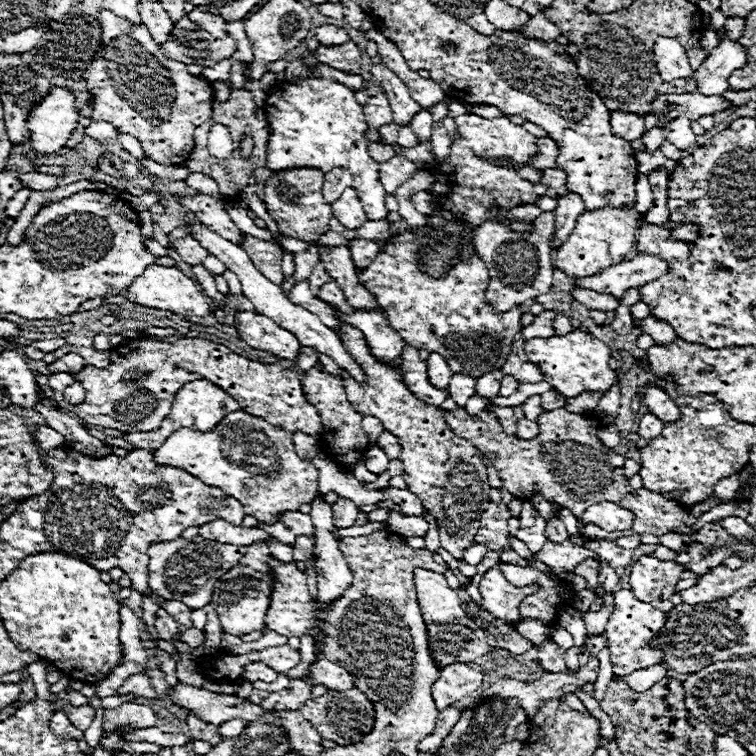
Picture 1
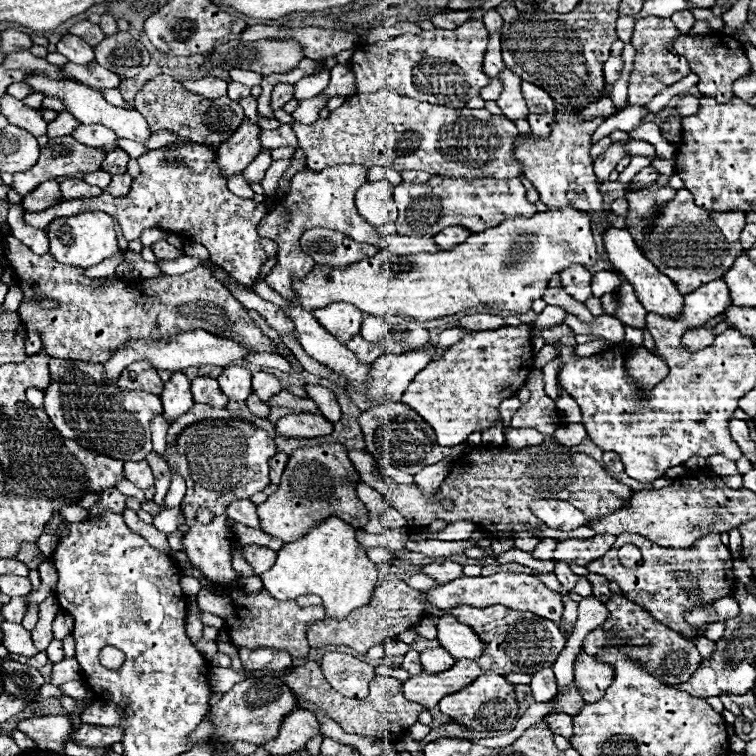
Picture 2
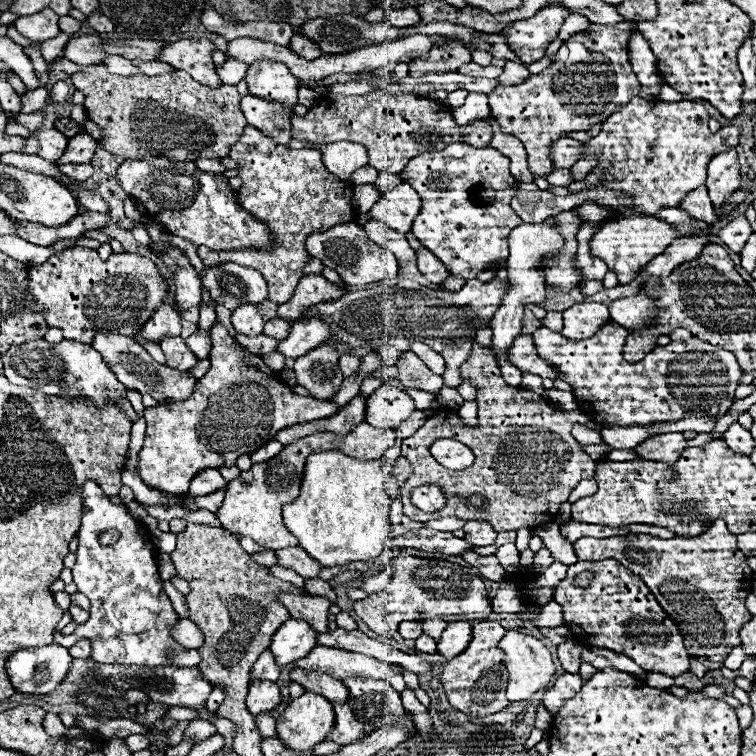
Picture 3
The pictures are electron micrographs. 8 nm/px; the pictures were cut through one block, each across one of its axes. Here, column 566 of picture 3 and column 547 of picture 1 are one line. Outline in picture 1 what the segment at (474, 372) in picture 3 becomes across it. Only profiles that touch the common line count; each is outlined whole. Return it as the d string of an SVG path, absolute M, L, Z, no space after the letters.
M458 408L458 410L444 412L444 418L448 420L448 426L452 428L452 432L456 432L456 436L470 440L472 446L476 446L486 458L490 458L492 466L498 470L500 480L504 482L504 488L516 498L528 500L532 496L532 488L536 486L546 500L550 498L556 500L560 506L570 508L576 516L580 516L590 504L614 502L620 504L622 508L628 508L635 515L636 520L638 519L633 522L632 528L626 531L605 532L602 528L580 528L582 536L596 538L596 540L618 540L622 536L632 534L648 532L654 536L662 536L670 530L676 530L684 534L686 544L694 540L702 542L706 546L704 554L708 554L708 550L716 542L716 534L708 526L702 526L700 532L694 534L694 538L690 538L688 526L682 524L680 504L666 500L662 494L650 492L646 488L636 492L628 486L628 480L622 474L624 456L614 454L598 440L594 428L598 426L598 420L594 416L586 418L584 414L568 412L566 408L542 412L538 420L540 436L534 440L508 436L502 430L496 414L488 408L480 416L470 416L468 412L464 412L464 408Z

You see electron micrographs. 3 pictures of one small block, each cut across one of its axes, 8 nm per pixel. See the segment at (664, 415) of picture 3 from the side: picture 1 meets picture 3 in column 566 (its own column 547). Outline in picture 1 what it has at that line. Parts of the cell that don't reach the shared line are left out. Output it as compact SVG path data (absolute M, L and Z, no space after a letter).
M574 330L566 336L532 338L526 342L526 356L528 360L536 362L536 366L544 374L544 382L554 386L554 390L564 398L574 398L582 392L606 394L618 380L616 370L608 366L610 348L598 338L592 338L590 334L584 334L580 330Z

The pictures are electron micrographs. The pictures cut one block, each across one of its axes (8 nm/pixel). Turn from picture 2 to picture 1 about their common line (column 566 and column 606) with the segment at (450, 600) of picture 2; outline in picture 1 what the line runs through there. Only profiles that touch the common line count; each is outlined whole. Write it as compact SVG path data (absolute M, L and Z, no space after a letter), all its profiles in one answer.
M618 590L614 594L614 612L606 626L606 638L610 642L610 658L612 658L616 676L628 676L630 672L636 672L640 668L662 664L664 650L650 644L662 632L666 618L668 618L668 612L660 612L658 608L652 608L650 604L638 600L630 590Z

